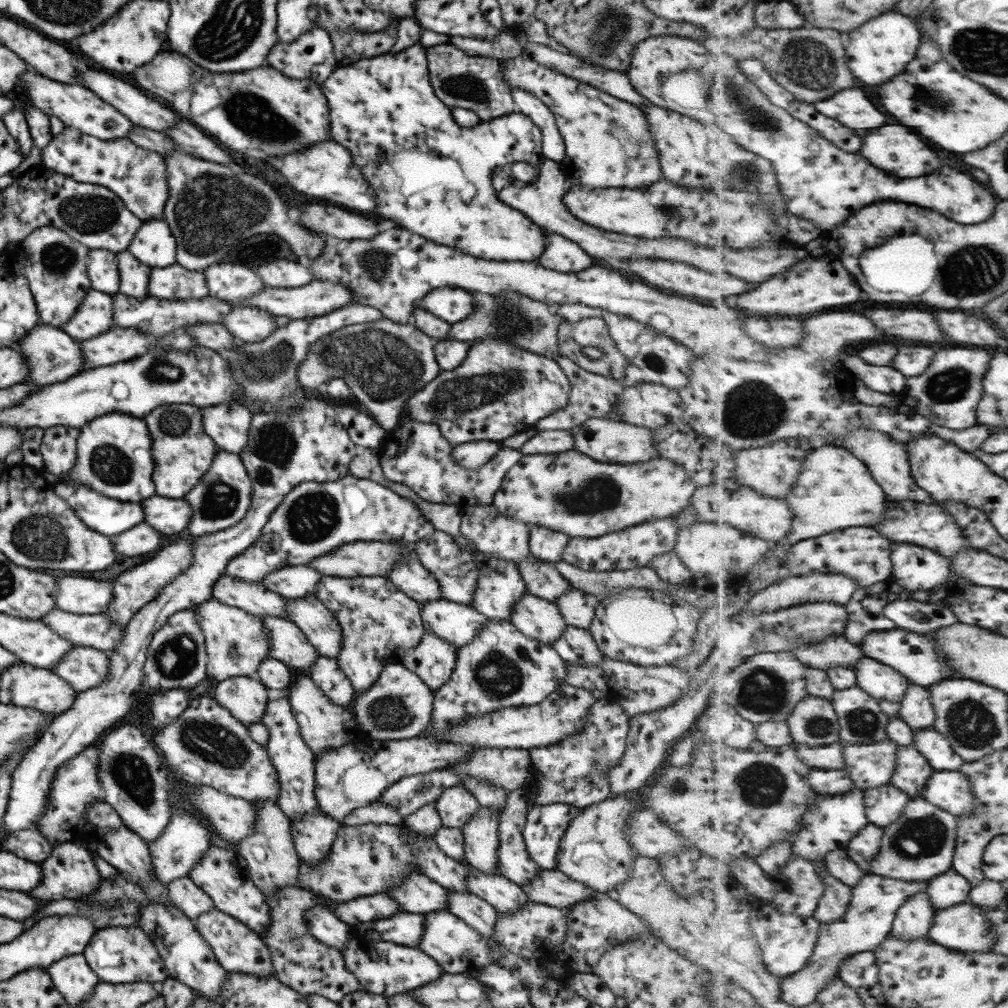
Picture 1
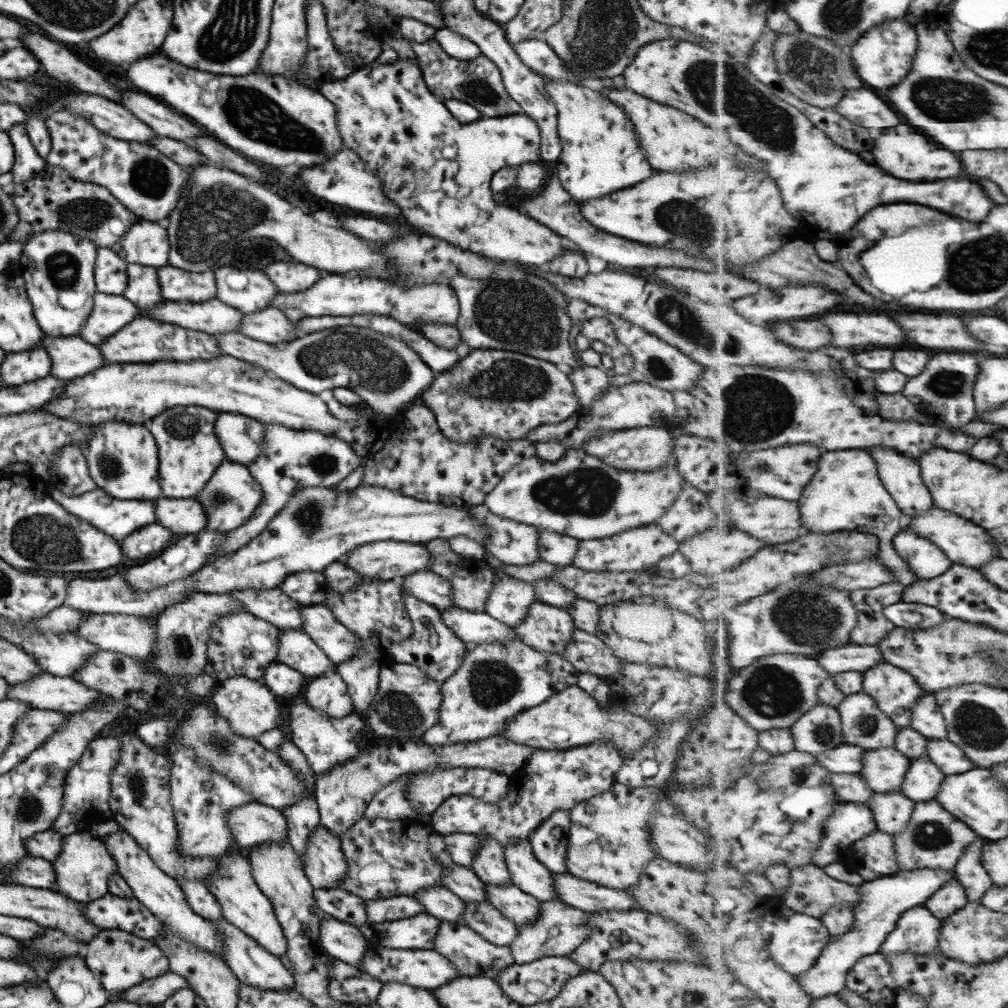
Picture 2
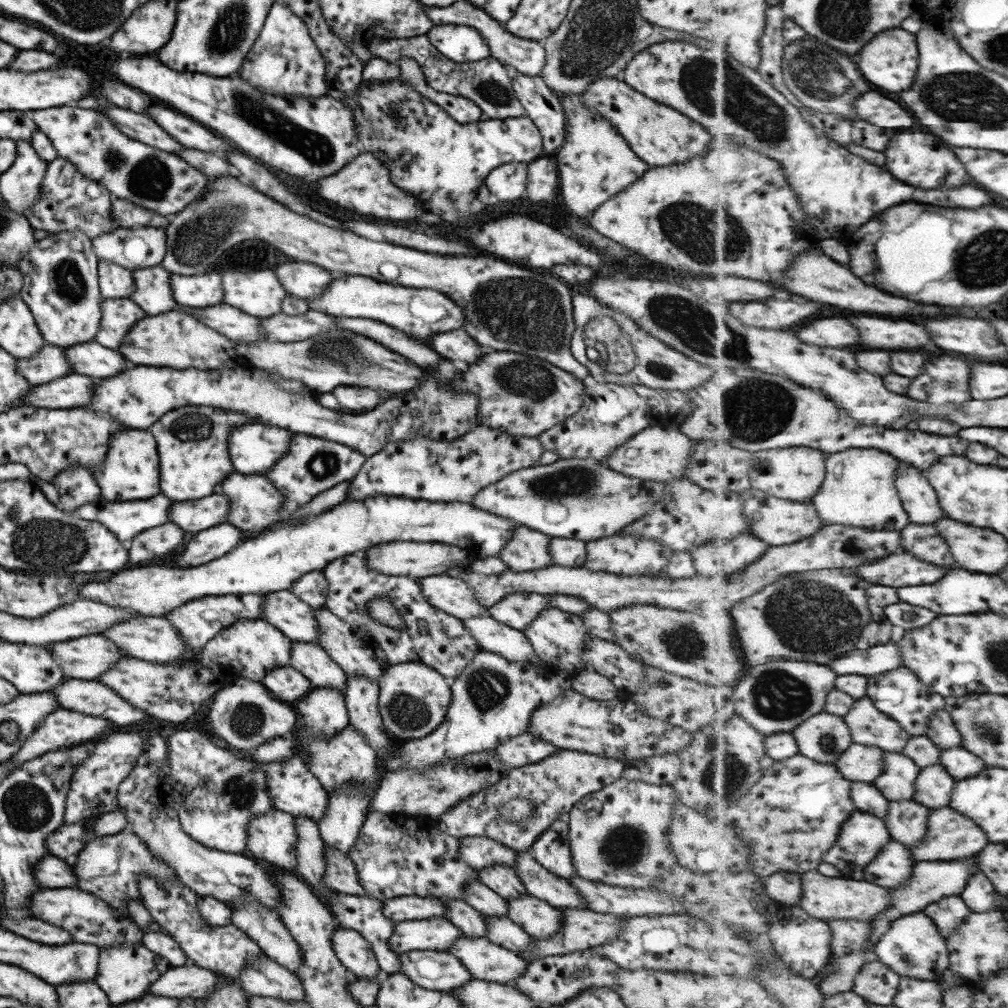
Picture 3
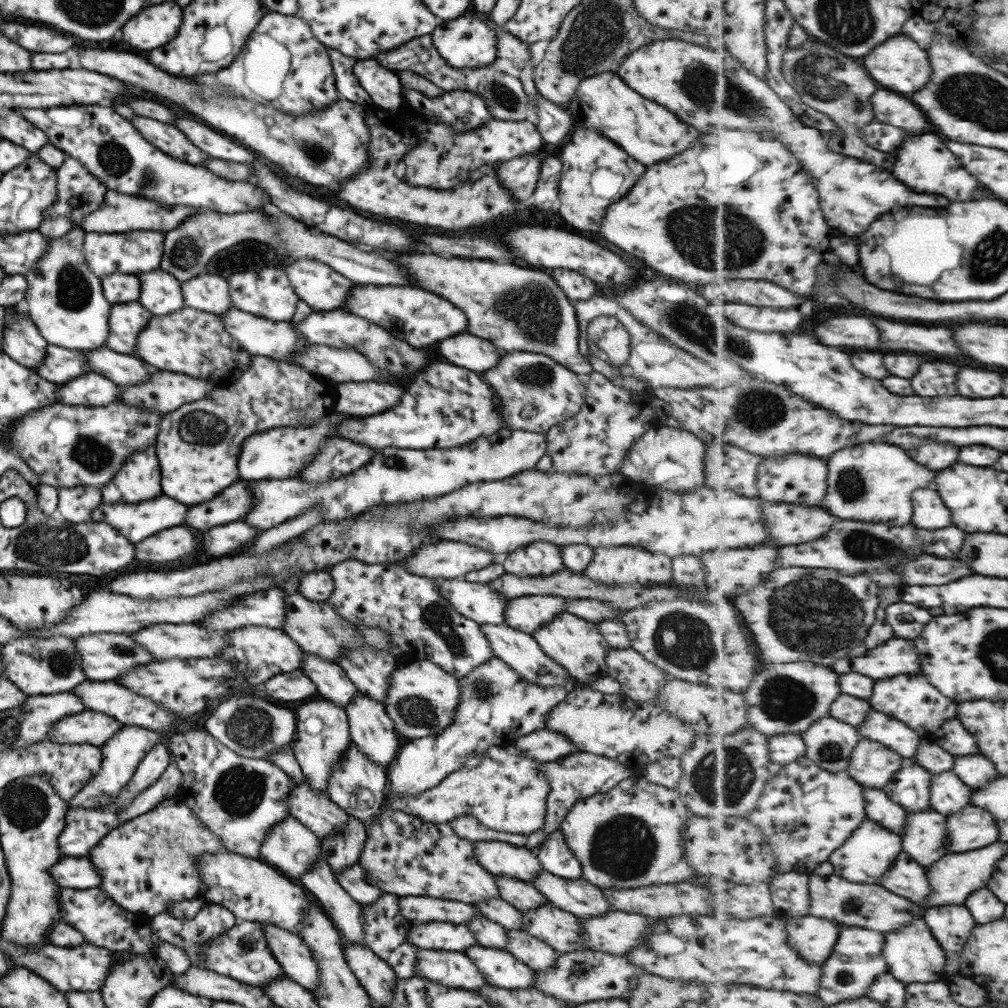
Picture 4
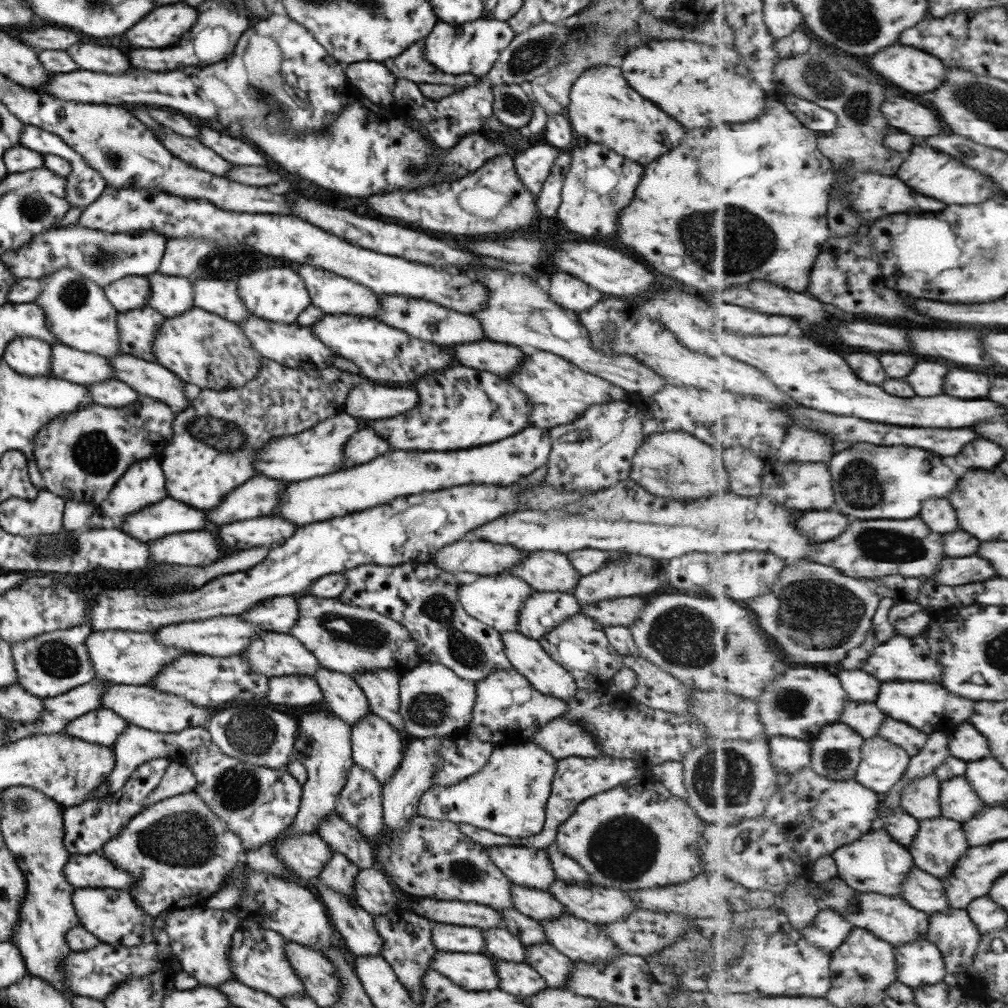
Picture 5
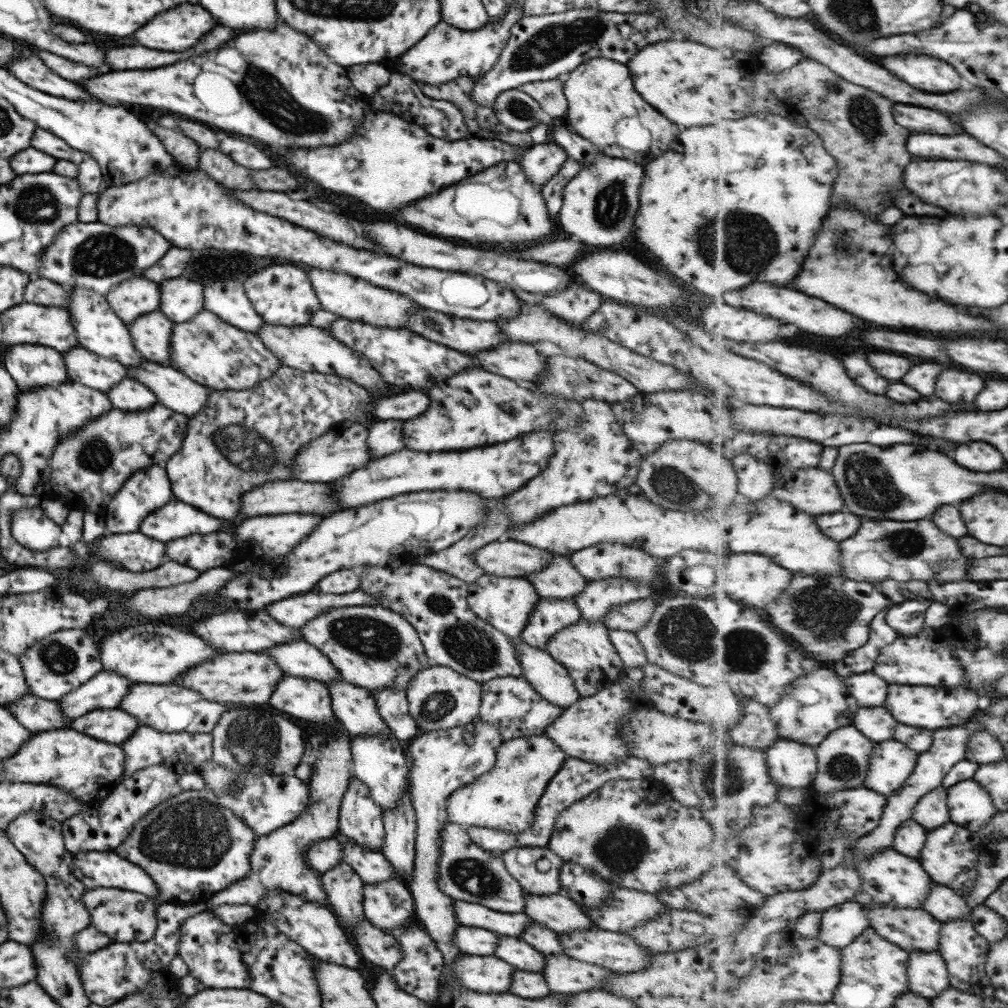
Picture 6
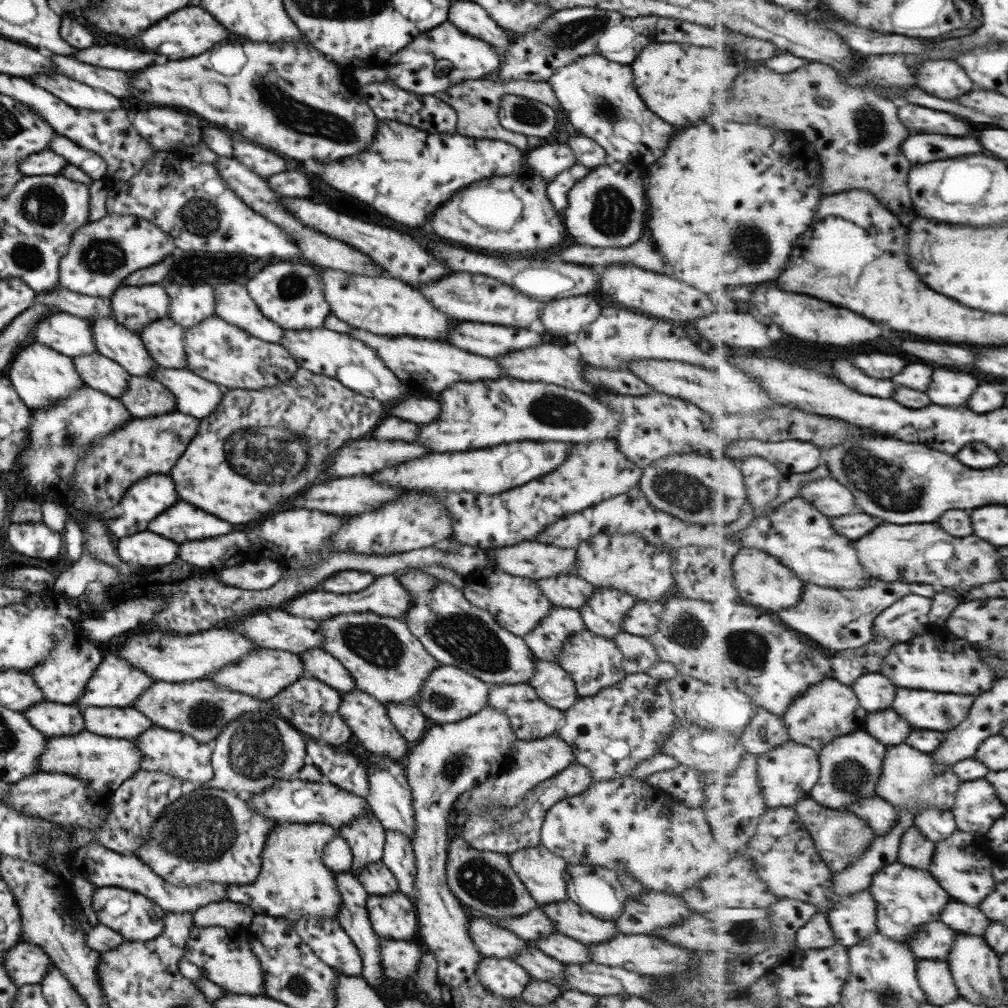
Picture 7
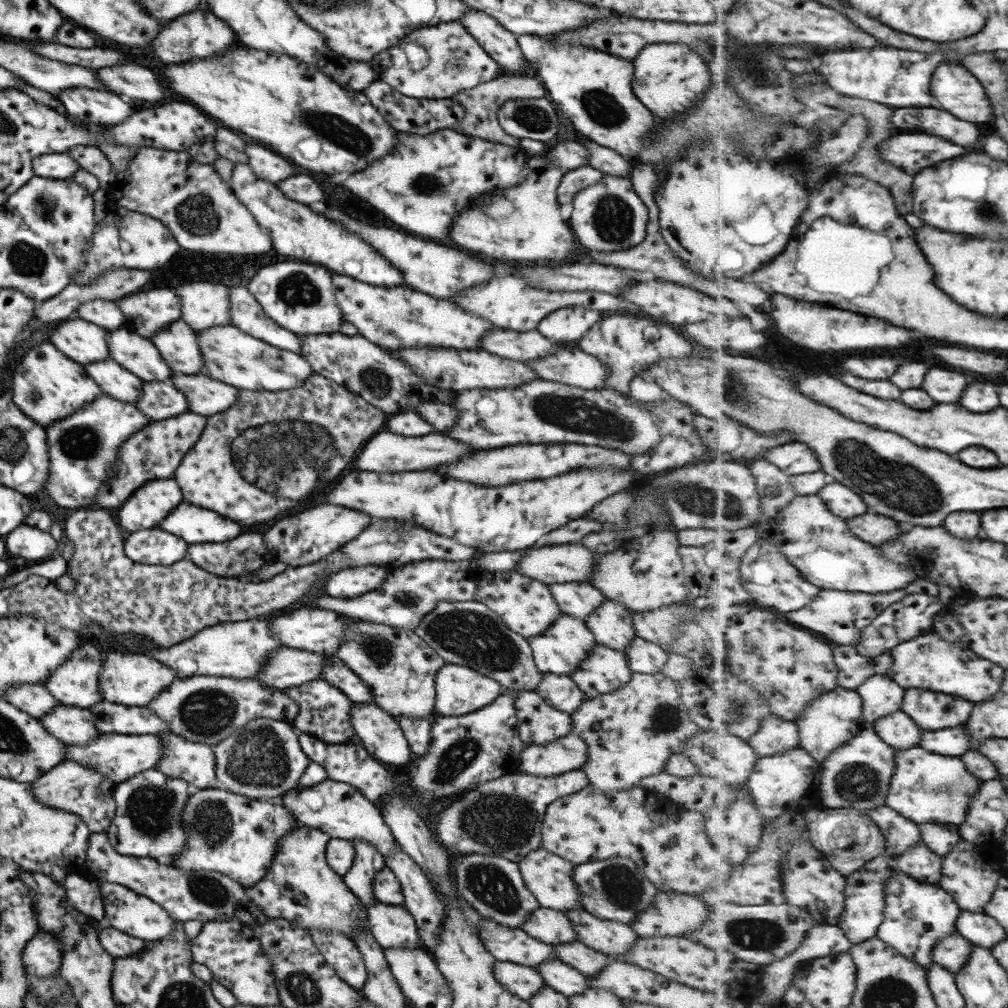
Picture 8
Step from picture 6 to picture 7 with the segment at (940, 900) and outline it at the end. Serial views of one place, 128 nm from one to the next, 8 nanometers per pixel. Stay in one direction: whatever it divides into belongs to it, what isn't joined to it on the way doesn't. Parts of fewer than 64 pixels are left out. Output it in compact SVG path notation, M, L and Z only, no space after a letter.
M955 897L949 899L941 920L959 933L984 936L990 918L979 906L965 904Z

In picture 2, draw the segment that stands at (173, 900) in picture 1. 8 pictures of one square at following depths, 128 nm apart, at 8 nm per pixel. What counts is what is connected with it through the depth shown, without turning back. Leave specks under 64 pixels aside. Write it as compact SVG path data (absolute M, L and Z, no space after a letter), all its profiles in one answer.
M179 879L177 884L182 889L184 899L195 914L211 922L215 922L222 917L216 898L201 881Z

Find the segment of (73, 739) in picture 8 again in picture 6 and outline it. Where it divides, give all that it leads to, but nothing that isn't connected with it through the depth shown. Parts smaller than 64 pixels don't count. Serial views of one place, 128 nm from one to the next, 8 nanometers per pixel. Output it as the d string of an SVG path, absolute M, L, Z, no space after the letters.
M31 693L24 694L18 701L5 705L17 723L32 733L71 729L71 719L63 717L56 702L45 700Z

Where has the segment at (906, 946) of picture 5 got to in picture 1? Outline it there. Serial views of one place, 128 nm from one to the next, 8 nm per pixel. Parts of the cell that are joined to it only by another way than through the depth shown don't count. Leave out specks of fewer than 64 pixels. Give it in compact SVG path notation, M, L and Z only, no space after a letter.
M927 892L910 896L898 910L891 936L904 941L930 938L930 930L936 910Z

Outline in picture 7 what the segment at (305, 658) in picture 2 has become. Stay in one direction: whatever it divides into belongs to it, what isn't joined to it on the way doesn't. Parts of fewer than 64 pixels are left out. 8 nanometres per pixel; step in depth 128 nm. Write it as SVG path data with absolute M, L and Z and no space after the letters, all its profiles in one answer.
M359 689L340 693L338 712L339 717L341 717L349 728L349 731L351 731L350 735L357 739L358 748L364 753L398 760L408 752L410 745L407 744L391 725L386 714L386 708L372 696L361 692Z

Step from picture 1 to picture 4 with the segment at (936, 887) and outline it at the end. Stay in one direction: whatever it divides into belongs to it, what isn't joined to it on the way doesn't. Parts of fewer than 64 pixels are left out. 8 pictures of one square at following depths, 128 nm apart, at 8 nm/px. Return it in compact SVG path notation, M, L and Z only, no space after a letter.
M946 904L929 907L923 918L948 956L946 972L949 977L960 974L960 954L978 923L965 904Z

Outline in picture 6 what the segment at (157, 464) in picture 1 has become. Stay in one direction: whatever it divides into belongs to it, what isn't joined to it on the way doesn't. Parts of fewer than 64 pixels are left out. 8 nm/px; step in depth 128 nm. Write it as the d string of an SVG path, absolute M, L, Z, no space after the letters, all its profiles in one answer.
M281 365L271 378L260 381L253 389L211 389L202 410L188 417L187 430L179 452L175 452L175 456L171 456L165 464L173 496L209 516L223 520L235 518L239 508L239 496L243 492L270 480L293 479L290 478L290 464L301 447L306 447L307 443L325 435L329 428L345 420L351 423L371 424L374 420L368 412L370 394L361 386L351 384L345 377L335 375L303 372Z

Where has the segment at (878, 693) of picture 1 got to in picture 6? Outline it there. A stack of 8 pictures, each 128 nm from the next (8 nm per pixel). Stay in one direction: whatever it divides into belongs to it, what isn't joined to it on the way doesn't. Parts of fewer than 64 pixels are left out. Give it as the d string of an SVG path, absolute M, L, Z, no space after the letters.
M890 684L890 688L891 700L886 700L884 708L893 714L899 723L908 726L935 731L967 724L969 718L975 716L979 708L979 694L967 688L931 688L931 686L901 686L900 684Z

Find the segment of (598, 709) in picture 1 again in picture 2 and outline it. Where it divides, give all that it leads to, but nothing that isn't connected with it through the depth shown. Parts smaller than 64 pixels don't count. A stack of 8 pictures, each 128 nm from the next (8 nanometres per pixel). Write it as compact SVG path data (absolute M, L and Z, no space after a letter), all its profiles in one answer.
M601 742L601 744L587 744L564 750L542 750L531 752L528 760L517 769L515 774L509 777L509 791L503 793L498 802L487 802L471 795L451 795L445 798L436 809L429 814L429 825L439 834L465 833L472 835L487 835L495 839L502 847L507 844L515 844L517 839L527 839L530 832L538 827L553 811L563 809L569 810L582 800L597 796L606 792L614 784L621 766L623 756L615 750L613 744Z

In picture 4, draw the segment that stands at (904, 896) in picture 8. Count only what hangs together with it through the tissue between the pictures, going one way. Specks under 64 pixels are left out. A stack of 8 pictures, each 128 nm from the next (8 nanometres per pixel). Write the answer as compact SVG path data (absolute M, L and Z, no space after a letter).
M867 818L862 826L846 840L846 844L831 856L835 874L851 882L881 884L882 876L891 865L897 864L899 854L905 850L902 836L885 828L877 821Z

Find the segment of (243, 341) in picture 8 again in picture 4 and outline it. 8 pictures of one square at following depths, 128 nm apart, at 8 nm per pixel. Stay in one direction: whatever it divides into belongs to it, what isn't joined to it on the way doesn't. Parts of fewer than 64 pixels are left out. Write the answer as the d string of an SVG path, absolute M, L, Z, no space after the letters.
M188 307L167 315L152 315L139 331L134 354L154 370L201 378L219 388L229 388L249 368L251 355L225 332L217 315Z

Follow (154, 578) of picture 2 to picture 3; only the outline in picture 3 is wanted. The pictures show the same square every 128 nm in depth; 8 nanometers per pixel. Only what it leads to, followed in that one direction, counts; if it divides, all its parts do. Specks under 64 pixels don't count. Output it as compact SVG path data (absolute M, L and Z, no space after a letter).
M217 524L193 534L193 538L185 542L183 552L175 558L175 566L185 569L223 556L241 541L241 531L230 524Z

